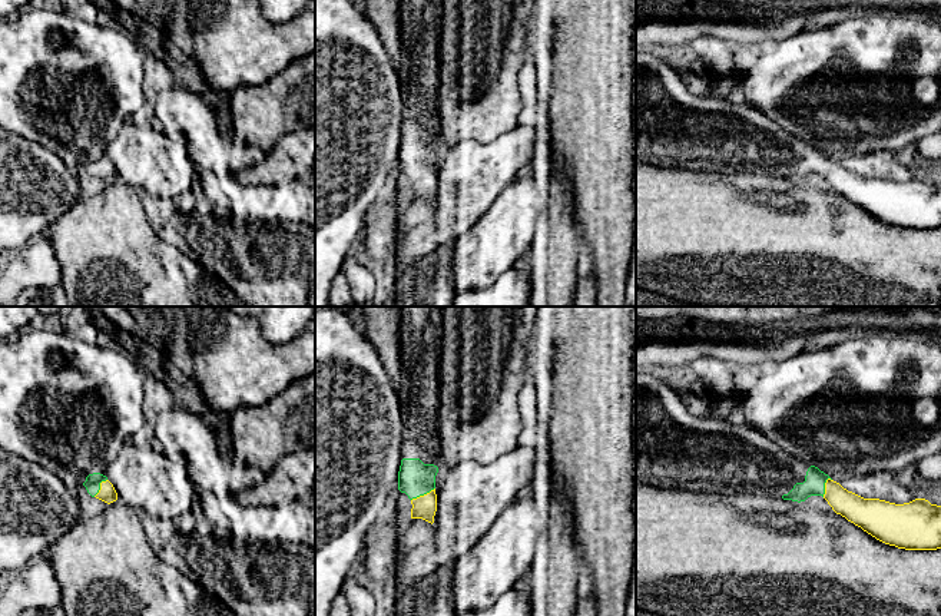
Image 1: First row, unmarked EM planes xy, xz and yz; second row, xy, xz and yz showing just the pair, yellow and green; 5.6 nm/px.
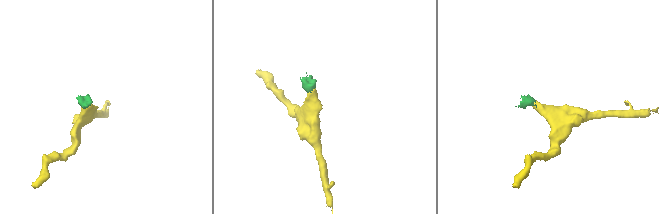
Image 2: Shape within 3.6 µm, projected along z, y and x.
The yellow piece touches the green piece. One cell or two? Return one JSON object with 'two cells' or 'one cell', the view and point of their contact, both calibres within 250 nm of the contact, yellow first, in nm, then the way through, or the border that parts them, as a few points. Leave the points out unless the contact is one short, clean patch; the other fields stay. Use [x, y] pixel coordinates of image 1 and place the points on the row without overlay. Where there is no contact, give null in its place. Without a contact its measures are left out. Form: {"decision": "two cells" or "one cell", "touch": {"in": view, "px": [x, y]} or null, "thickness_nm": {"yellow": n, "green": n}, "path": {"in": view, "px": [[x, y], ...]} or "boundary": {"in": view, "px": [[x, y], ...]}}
{"decision": "one cell", "touch": {"in": "xz", "px": [424, 174]}, "thickness_nm": {"yellow": 130, "green": 200}, "path": {"in": "xz", "px": [[424, 186], [424, 174], [416, 158]]}}

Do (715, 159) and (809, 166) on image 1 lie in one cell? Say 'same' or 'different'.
same

